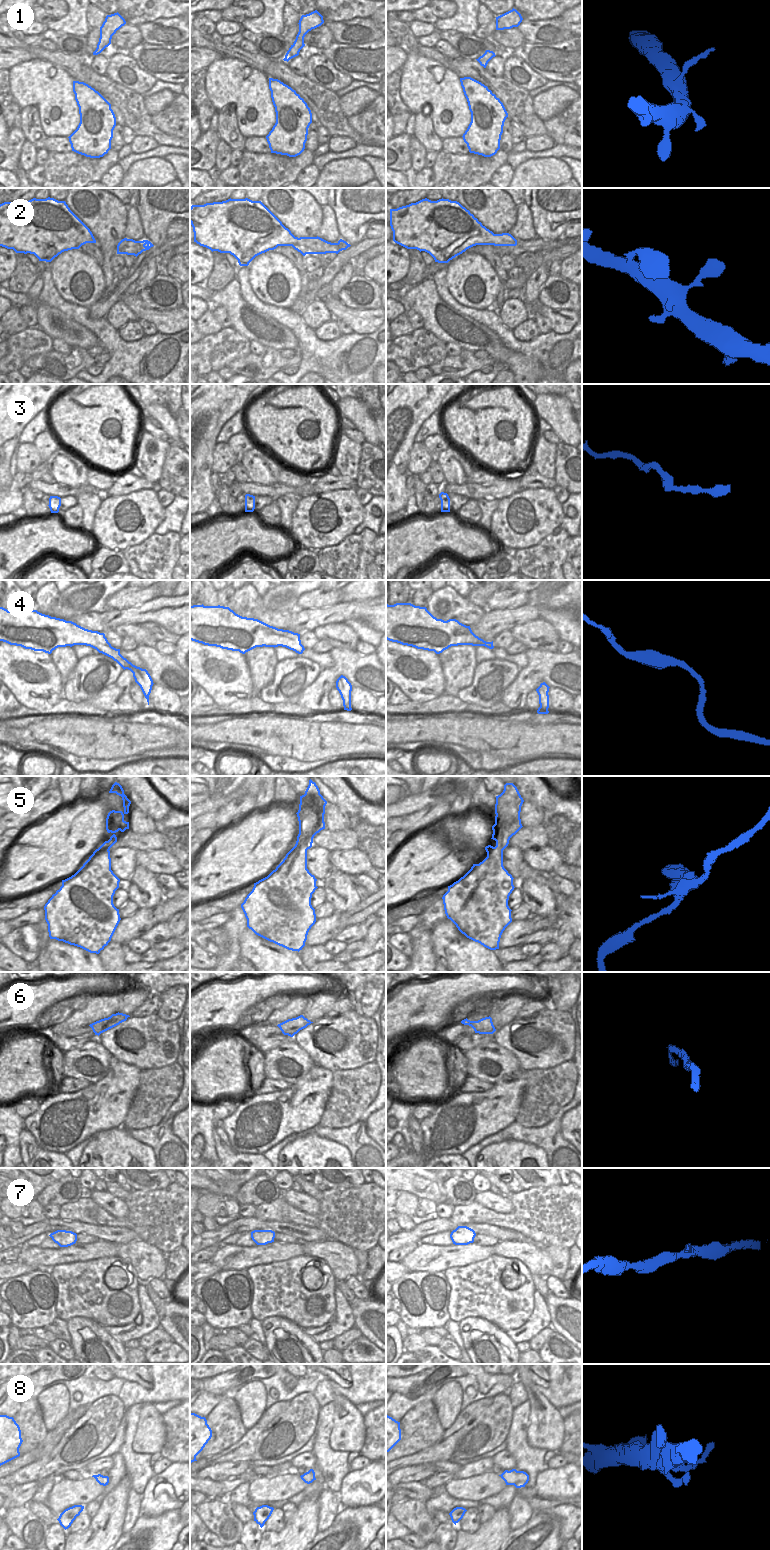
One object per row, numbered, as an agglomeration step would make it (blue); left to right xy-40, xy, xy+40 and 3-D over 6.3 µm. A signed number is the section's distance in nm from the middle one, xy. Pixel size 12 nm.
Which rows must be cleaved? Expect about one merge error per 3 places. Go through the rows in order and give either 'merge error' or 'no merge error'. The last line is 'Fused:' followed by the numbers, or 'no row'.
1: no merge error
2: no merge error
3: no merge error
4: no merge error
5: no merge error
6: merge error
7: no merge error
8: no merge error
Fused: 6

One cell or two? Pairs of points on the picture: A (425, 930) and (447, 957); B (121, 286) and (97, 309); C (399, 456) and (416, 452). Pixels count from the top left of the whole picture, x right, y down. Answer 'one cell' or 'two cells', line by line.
A: two cells
B: one cell
C: two cells

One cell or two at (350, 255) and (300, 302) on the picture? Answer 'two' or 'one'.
one

